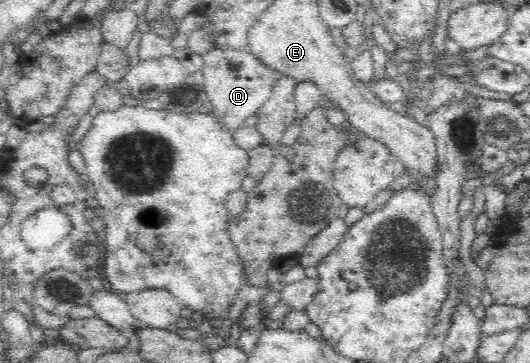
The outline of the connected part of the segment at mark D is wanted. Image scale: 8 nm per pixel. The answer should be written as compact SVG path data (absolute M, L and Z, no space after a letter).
M210 46L203 54L203 88L214 105L214 117L229 131L245 126L246 119L269 99L274 83L282 76L263 66L247 50L220 49Z

